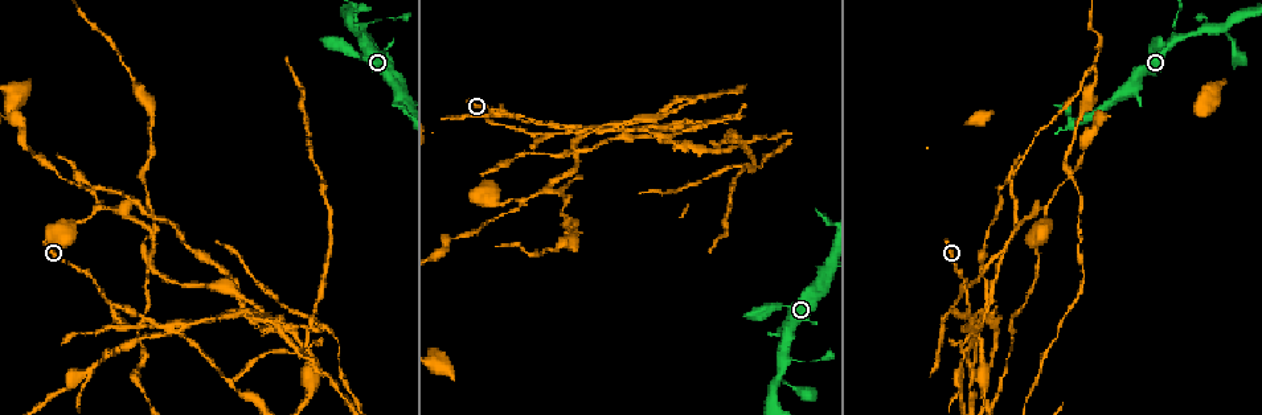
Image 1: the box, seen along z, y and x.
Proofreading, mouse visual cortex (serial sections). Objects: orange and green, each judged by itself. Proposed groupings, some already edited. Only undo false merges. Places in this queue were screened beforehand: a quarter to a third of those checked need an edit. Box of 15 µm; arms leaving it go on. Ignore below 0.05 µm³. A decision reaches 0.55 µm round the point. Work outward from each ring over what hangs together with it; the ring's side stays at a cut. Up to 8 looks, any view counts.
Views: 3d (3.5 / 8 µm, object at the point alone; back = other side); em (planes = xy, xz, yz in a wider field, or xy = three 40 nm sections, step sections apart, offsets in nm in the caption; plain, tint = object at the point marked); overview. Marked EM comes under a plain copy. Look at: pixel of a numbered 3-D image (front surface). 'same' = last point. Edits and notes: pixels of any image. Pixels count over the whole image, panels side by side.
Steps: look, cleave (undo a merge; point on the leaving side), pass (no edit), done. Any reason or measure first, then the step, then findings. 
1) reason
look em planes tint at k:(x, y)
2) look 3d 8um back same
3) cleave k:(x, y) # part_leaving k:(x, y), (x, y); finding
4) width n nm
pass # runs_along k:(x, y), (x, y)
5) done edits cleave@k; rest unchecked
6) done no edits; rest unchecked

a narrow waist
look 3d 3.5um at 1:(501, 110)

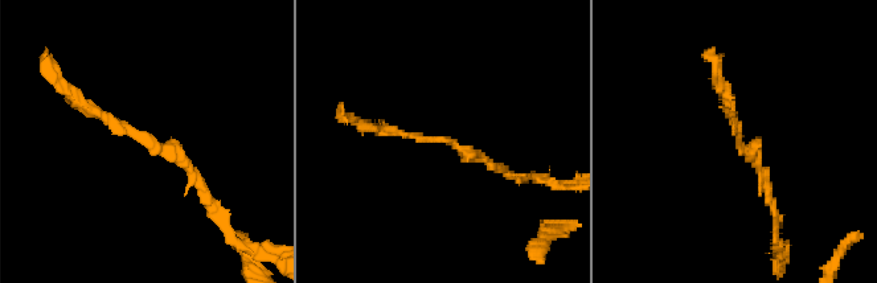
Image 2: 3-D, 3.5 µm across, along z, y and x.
need the tissue
look em xy step 5 tint at 2:(145, 137)

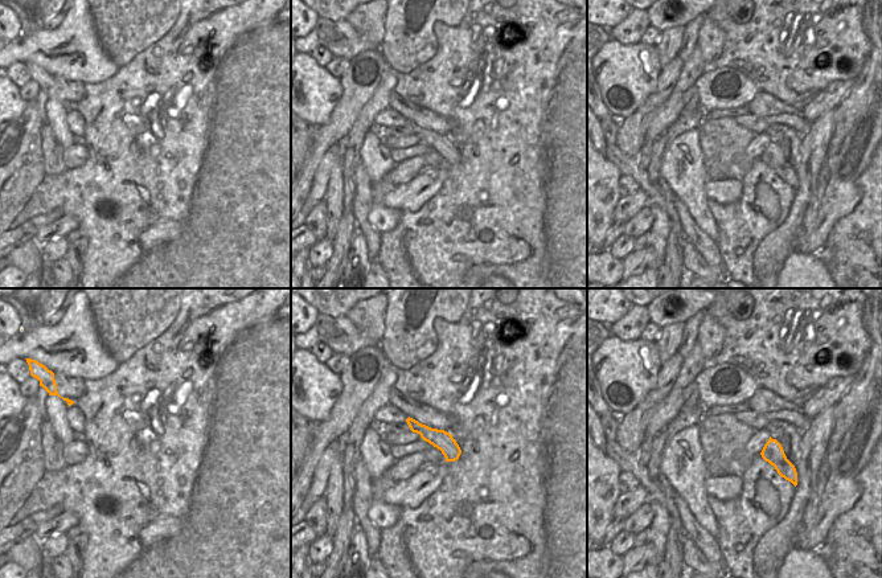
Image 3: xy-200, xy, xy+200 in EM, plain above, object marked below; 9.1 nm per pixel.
pass # runs_along 2:(72, 94), (168, 147), (205, 192); all the same cell

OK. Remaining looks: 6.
sharp bend
look 3d 8um at 1:(166, 327)

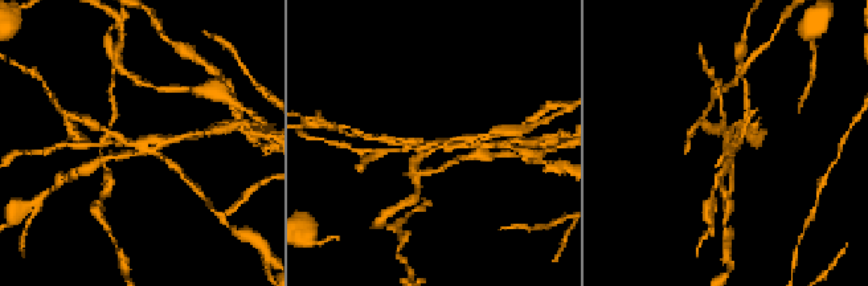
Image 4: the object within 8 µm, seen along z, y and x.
look em xy step 3 tint at 4:(730, 143)

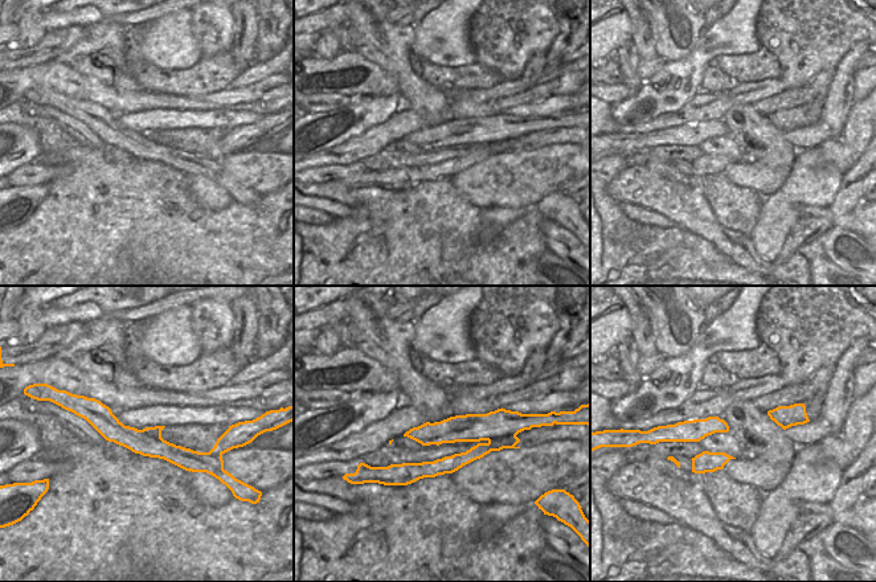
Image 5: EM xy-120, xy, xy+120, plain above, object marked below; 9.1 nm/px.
cleave 4:(101, 160) # part_leaving 4:(425, 143), (461, 147), (479, 139); a second cell is stuck on

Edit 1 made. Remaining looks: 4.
done edits cleave@4; rest unchecked

